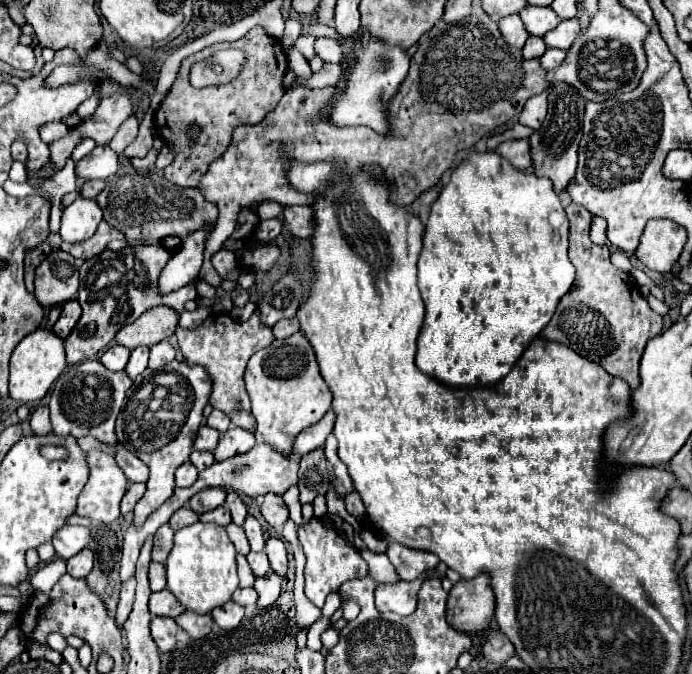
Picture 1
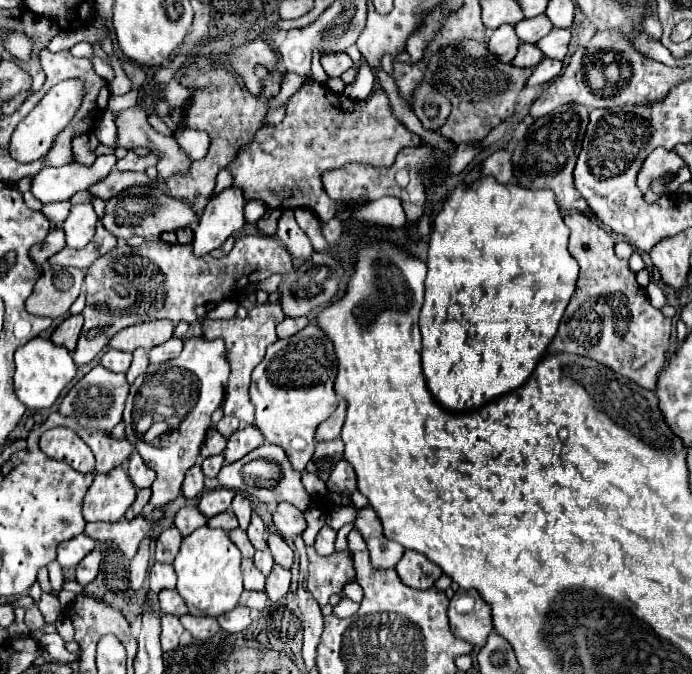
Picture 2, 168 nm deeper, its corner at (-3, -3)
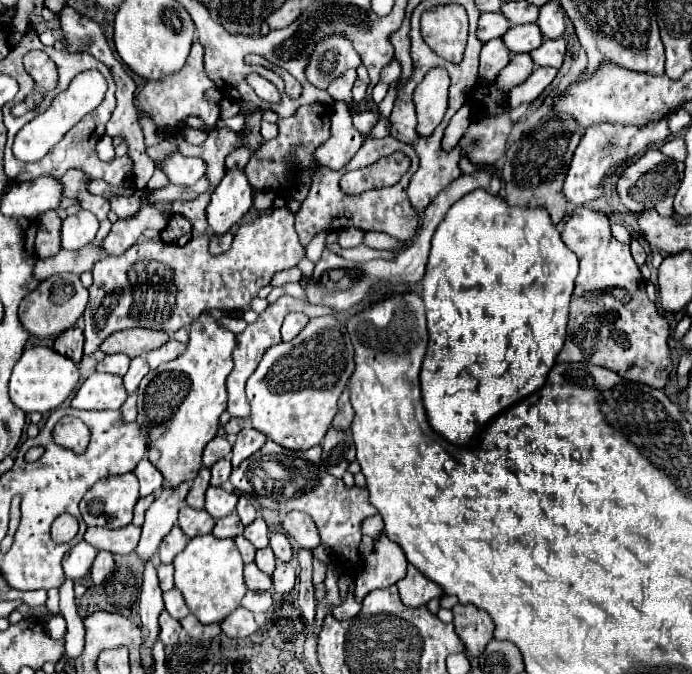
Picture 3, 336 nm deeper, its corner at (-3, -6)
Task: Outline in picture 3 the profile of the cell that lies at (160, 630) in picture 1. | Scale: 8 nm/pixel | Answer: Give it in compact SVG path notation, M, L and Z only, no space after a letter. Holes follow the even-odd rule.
M161 612L161 616L159 616L159 628L161 628L161 640L163 640L163 644L165 646L173 646L173 644L177 644L177 640L179 640L179 634L181 634L181 624L179 624L179 620L175 620L175 618L171 618L169 616L169 612Z

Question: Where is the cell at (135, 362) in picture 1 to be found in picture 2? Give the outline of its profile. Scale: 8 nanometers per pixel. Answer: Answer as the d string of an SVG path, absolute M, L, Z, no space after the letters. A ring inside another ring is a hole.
M135 349L135 351L133 351L133 363L131 363L129 371L127 371L127 381L133 383L139 375L143 375L143 373L147 371L147 367L149 367L147 351L145 351L145 349Z

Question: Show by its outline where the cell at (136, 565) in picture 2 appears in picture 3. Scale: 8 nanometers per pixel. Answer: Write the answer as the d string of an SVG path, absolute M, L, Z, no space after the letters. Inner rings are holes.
M187 482L179 484L177 488L169 488L169 484L165 484L161 494L145 512L145 524L137 546L137 554L143 560L147 560L149 556L153 556L153 552L157 552L163 536L167 536L171 528L177 524L177 512L185 502L187 492L189 492Z

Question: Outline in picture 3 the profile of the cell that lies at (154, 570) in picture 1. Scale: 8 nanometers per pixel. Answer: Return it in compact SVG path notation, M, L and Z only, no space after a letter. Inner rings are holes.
M161 564L159 568L157 568L157 572L159 572L159 582L161 582L161 590L163 592L167 592L167 590L171 590L173 588L173 564Z

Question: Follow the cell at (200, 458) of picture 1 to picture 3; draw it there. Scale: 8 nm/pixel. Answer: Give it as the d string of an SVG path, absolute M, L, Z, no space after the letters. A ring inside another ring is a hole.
M219 460L217 464L213 464L211 468L211 486L221 486L225 480L229 480L231 474L231 460Z

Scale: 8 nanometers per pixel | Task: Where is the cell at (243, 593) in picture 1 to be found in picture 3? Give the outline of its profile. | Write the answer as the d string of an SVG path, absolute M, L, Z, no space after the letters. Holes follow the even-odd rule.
M249 590L241 606L251 612L267 612L271 608L271 592L251 592Z

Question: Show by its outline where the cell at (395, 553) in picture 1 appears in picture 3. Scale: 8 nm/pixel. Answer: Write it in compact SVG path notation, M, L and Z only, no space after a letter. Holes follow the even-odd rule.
M413 566L407 568L407 576L397 582L397 588L401 600L405 600L409 608L425 606L429 600L443 596L443 590L425 576L421 576L421 572L417 572L417 568Z

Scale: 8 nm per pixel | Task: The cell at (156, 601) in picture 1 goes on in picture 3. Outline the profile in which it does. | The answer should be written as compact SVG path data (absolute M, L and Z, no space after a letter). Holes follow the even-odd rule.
M177 588L165 592L165 594L163 594L163 600L165 600L165 610L167 610L173 618L181 620L181 618L185 618L185 616L189 614L189 608L187 608L187 604L185 604L185 600L183 600L183 594L181 594Z

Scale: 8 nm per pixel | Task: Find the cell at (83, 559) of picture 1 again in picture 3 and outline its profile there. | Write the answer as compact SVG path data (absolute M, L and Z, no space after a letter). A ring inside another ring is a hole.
M101 550L101 552L97 554L97 558L95 558L95 562L93 562L93 568L91 568L91 578L93 578L93 582L95 582L95 584L101 584L101 582L109 576L109 572L113 570L113 566L115 566L113 554Z

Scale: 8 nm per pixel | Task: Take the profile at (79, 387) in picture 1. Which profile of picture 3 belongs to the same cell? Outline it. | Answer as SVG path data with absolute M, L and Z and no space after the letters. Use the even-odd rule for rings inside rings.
M95 372L85 380L71 400L73 408L81 410L119 410L127 398L121 376Z

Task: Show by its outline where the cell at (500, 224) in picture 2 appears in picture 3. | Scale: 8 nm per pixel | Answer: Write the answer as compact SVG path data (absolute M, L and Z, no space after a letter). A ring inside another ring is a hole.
M473 190L471 194L457 200L449 212L445 214L445 220L437 226L433 240L431 240L431 252L429 262L425 268L425 276L421 280L421 298L425 302L427 312L427 330L429 330L429 344L427 352L421 364L421 392L423 392L423 406L427 412L429 426L441 434L445 440L457 444L457 446L477 446L477 440L481 440L481 432L485 432L483 426L487 426L495 416L499 416L505 408L511 408L521 398L527 398L537 388L541 388L547 380L549 370L555 364L557 354L563 348L565 336L567 336L567 322L569 322L569 300L575 288L575 278L579 272L579 260L577 256L563 244L557 226L551 222L549 212L545 208L511 208L501 200L499 196L491 196L485 190ZM513 214L519 214L519 220L511 220Z

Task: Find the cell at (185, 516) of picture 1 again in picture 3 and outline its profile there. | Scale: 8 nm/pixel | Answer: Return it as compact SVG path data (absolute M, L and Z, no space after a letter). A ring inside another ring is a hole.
M187 504L181 506L179 526L189 538L195 538L195 536L201 536L201 534L209 534L213 530L213 524L215 524L215 520L205 510L193 510Z

